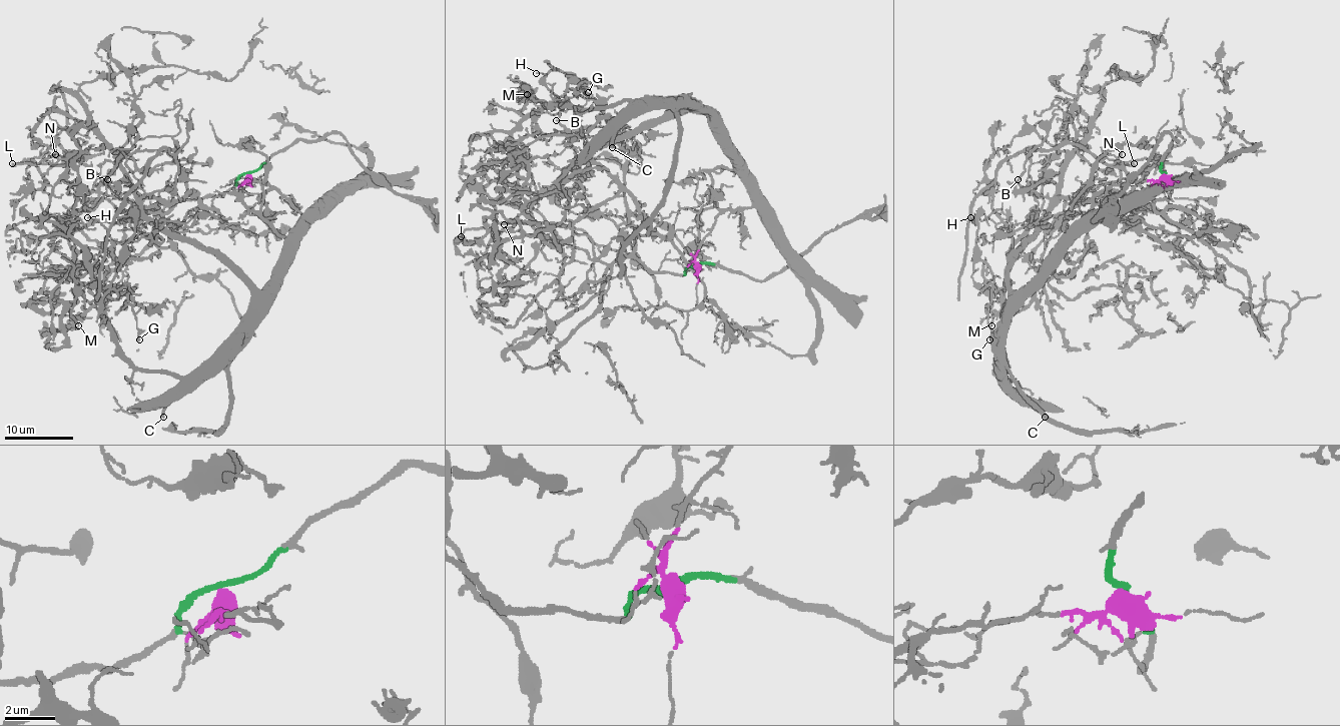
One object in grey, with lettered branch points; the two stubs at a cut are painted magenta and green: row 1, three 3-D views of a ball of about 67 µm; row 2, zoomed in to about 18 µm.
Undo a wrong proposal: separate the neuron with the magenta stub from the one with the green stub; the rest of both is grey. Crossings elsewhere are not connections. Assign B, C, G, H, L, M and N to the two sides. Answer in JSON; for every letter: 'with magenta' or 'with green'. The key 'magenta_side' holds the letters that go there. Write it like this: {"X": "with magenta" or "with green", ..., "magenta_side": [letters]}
{"B": "with magenta", "C": "with magenta", "G": "with magenta", "H": "with green", "L": "with green", "M": "with magenta", "N": "with green", "magenta_side": ["B", "C", "G", "M"]}

